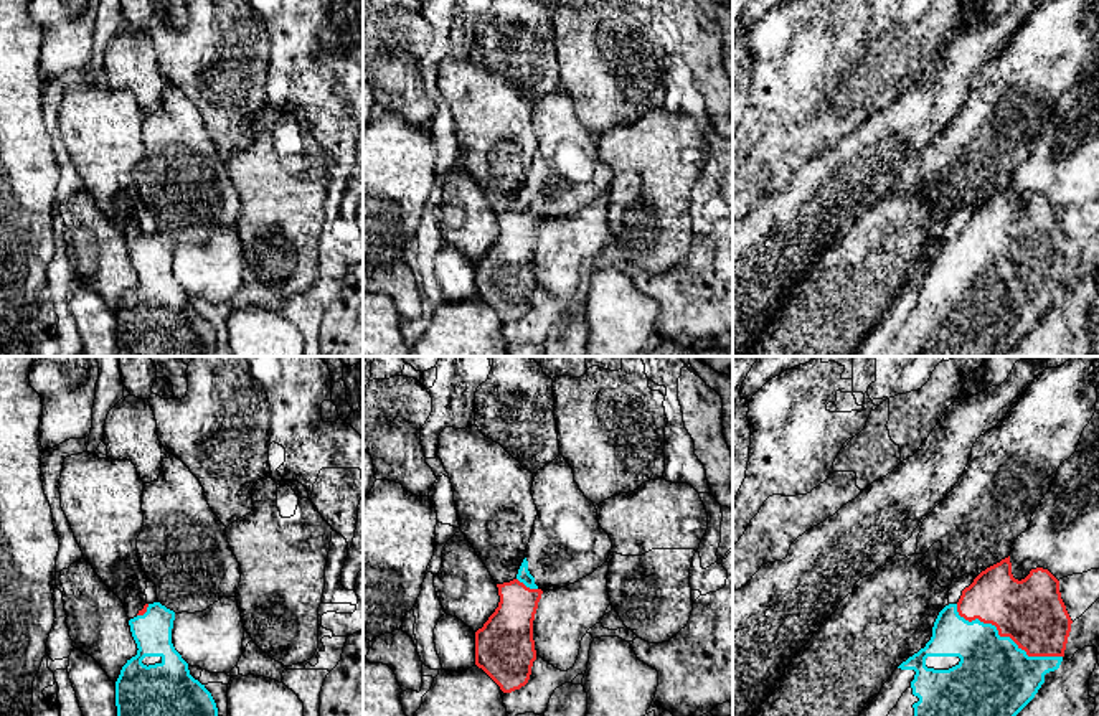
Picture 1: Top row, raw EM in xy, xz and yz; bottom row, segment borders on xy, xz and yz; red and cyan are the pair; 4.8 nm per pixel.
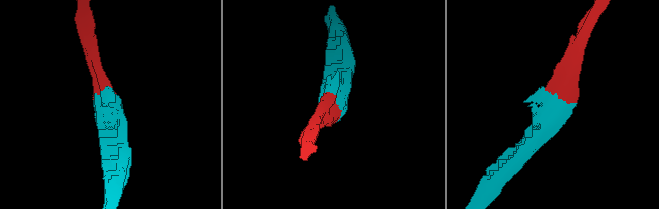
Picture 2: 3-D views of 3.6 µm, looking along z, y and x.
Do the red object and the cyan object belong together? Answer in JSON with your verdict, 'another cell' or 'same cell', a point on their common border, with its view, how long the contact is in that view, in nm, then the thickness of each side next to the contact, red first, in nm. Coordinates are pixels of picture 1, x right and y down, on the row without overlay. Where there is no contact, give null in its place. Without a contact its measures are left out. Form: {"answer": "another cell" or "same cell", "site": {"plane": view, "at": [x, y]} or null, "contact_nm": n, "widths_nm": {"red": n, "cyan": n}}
{"answer": "same cell", "site": {"plane": "yz", "at": [1004, 266]}, "contact_nm": 600, "widths_nm": {"red": 320, "cyan": 380}}

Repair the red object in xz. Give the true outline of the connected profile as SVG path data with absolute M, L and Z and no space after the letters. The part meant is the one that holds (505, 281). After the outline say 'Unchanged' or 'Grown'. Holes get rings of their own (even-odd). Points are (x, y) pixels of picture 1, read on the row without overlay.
M526 188L516 208L497 218L498 238L475 262L475 295L503 323L512 323L528 313L536 290L533 251L543 221L530 205Z. Grown

